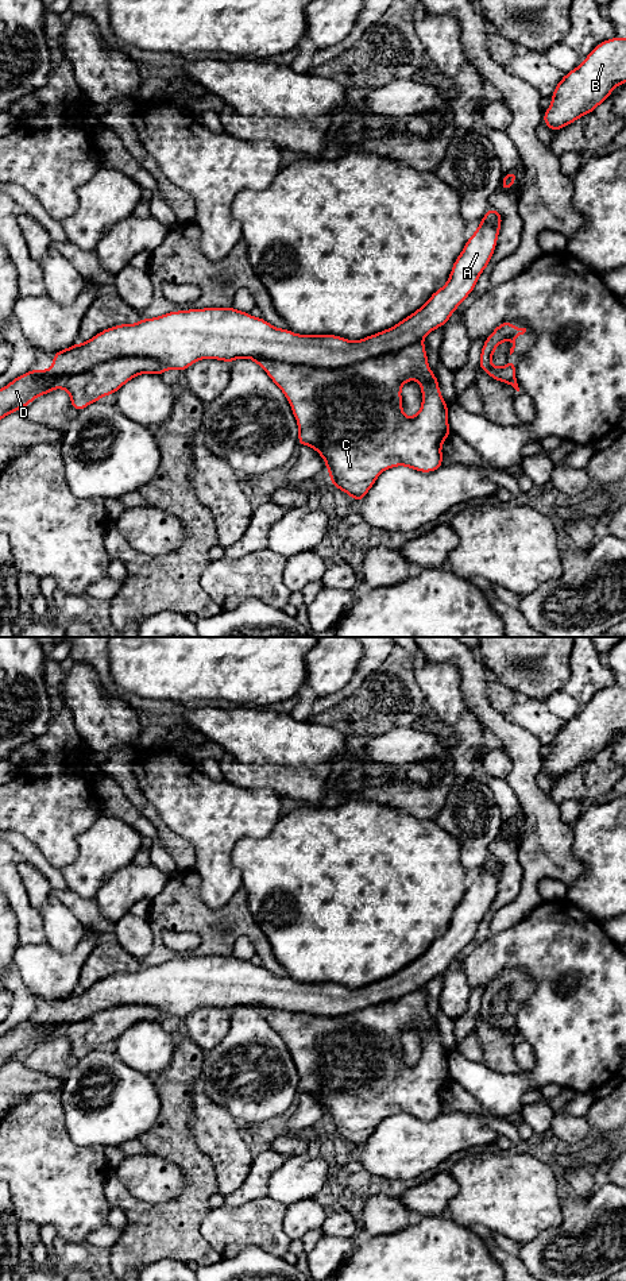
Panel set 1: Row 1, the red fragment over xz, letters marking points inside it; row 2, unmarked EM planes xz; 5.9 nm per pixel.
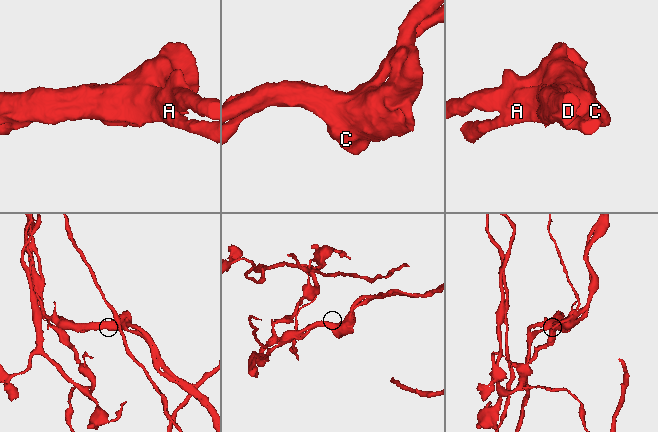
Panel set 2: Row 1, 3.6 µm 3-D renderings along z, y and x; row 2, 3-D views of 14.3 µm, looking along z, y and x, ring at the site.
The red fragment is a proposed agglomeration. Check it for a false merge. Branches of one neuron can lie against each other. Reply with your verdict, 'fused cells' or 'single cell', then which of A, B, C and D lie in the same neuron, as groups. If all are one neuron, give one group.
fused cells; groups A B D / C

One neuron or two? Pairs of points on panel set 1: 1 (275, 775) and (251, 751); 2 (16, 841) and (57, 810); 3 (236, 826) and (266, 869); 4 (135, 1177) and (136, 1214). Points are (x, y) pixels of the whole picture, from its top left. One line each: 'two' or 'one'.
1: two
2: two
3: two
4: two

